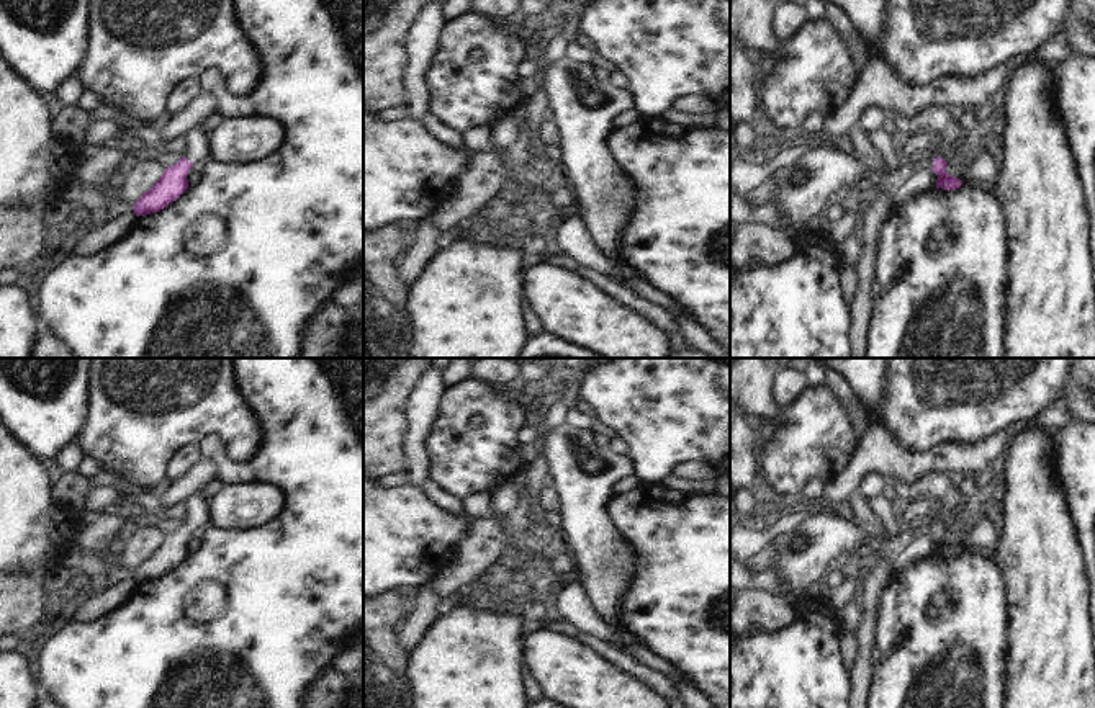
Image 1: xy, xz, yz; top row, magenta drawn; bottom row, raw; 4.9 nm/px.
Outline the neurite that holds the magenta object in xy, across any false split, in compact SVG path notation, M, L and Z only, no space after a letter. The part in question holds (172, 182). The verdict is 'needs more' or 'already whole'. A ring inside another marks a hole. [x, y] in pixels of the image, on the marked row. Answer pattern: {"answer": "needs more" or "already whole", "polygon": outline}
{"answer": "needs more", "polygon": "M208 132L185 136L183 157L167 167L160 178L142 193L133 204L136 216L144 216L164 209L169 203L177 199L188 188L188 170L196 164L208 160Z"}

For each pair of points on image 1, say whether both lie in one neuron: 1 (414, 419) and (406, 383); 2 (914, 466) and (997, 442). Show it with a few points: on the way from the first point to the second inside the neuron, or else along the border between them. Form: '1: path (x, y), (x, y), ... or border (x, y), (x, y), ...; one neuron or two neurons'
1: border (423, 375), (405, 406), (405, 434); two neurons
2: path (935, 458), (976, 455); one neuron

